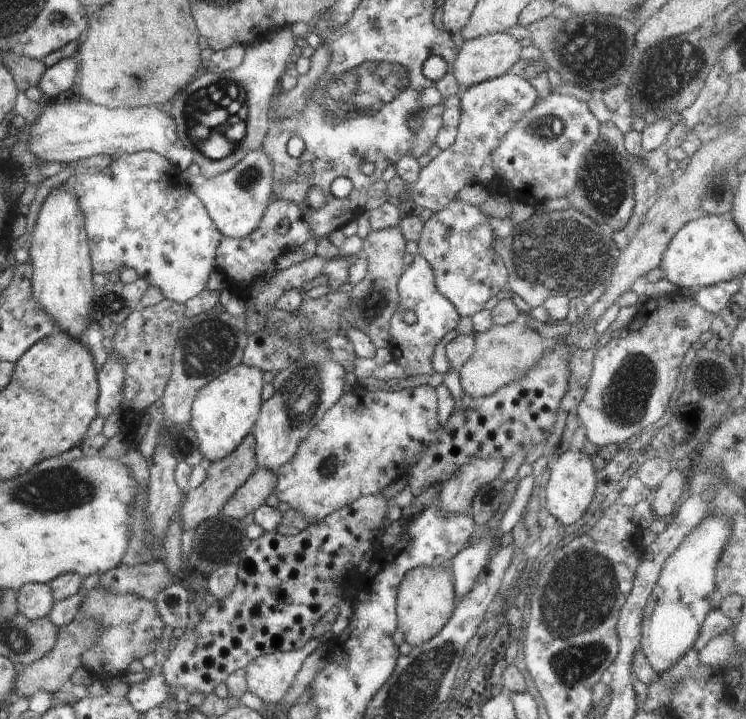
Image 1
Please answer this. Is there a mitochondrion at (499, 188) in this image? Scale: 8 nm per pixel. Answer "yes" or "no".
no

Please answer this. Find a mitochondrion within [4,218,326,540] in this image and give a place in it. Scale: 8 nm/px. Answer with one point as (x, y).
(62, 488)

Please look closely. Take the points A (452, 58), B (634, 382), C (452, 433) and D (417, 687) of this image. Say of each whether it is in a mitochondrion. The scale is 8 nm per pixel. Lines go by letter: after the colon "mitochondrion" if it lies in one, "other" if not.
A: other
B: mitochondrion
C: other
D: mitochondrion

